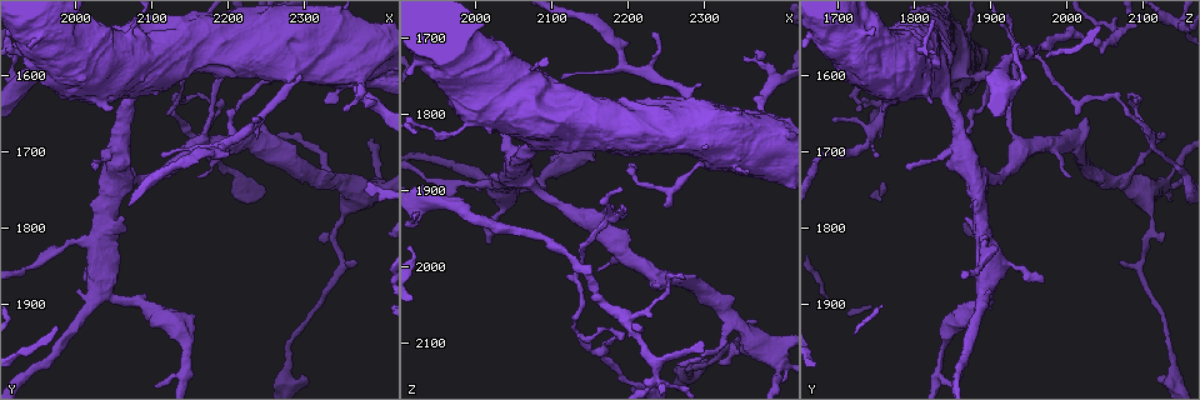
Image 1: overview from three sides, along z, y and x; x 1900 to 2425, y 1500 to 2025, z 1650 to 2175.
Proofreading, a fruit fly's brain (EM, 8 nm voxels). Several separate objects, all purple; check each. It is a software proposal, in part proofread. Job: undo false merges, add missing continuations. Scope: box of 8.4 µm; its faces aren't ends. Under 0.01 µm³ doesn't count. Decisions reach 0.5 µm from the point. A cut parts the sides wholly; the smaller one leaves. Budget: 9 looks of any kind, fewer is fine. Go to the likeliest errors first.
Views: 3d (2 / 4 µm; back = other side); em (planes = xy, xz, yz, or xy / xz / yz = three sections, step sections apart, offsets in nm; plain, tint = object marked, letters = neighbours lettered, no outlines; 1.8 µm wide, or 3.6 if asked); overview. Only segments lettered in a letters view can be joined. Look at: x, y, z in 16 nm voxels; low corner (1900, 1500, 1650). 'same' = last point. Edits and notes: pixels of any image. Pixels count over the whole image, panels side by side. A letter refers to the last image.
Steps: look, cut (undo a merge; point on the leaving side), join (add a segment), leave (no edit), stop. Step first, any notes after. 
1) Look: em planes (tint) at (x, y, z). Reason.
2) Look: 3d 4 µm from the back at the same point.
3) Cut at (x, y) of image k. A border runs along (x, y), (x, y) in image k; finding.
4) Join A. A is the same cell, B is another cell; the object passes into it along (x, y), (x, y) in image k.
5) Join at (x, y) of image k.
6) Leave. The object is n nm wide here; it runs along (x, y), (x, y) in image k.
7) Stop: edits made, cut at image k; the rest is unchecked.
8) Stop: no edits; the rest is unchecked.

Look: em xz step 8 (letters) at (2015, 1870, 1970). Branch stops here.

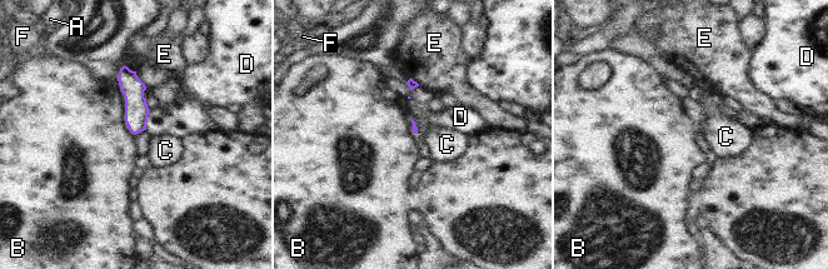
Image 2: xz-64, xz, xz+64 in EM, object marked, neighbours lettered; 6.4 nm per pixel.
Leave. A, B, C, D, E and F are other cells; it runs along (124, 70), (134, 94), (135, 130) in image 2; none of them fits.

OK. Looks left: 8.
Look: em planes (letters) at (2245, 1655, 2025). Free end.

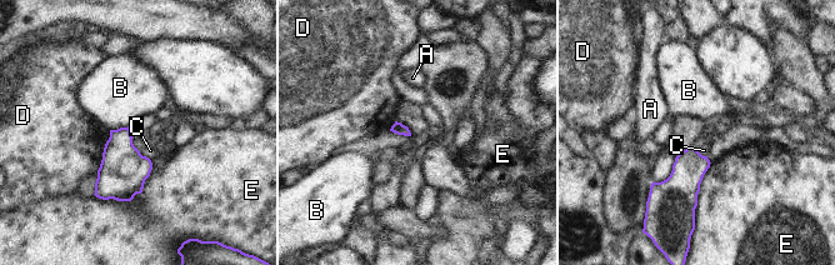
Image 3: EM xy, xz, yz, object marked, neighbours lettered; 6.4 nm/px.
Leave. A, B, C, D and E are other cells; a border runs along (128, 125), (110, 130) in image 3; none of them fits.

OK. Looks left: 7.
Look: 3d 2 µm at (2395, 1725, 2135). Calibre changes.

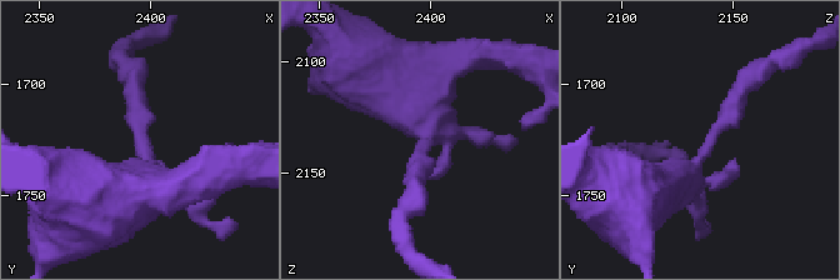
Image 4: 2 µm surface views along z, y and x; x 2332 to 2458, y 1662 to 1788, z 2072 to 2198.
Look: em 3.6 µm planes (letters) at (2396, 1730, 2138). Now the EM.

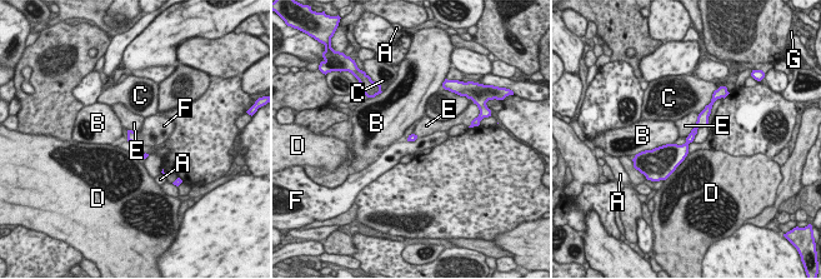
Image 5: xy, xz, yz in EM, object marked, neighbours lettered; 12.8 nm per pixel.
Leave. The object is 100 nm wide here; A, B, C, D, E, F and G are other cells; a border runs along (706, 125), (697, 129), (692, 140) in image 5; one cell here.

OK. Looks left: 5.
Look: em planes (tint) at (2160, 1680, 2115). Two arms in line, one across.

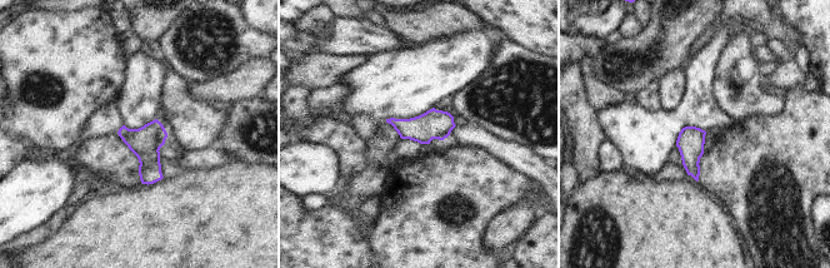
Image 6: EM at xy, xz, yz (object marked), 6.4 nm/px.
Look: em planes (letters) at the same point. What lies round it.

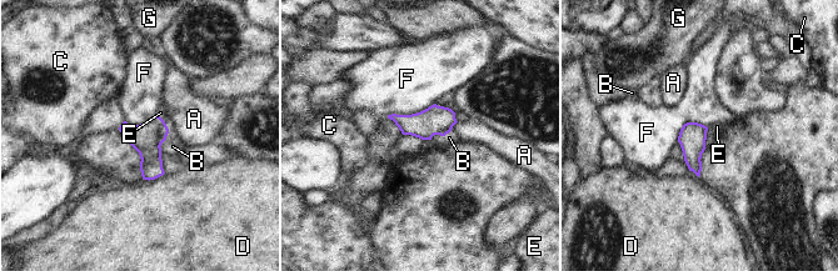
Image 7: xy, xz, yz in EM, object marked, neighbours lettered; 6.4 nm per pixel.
Leave. The object is 180 nm wide here; A, B, C, D, E, F and G are other cells; a border runs along (434, 103), (415, 113), (387, 116) in image 7; all the same cell.

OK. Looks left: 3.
Stop: no edits; the rest is unchecked.

